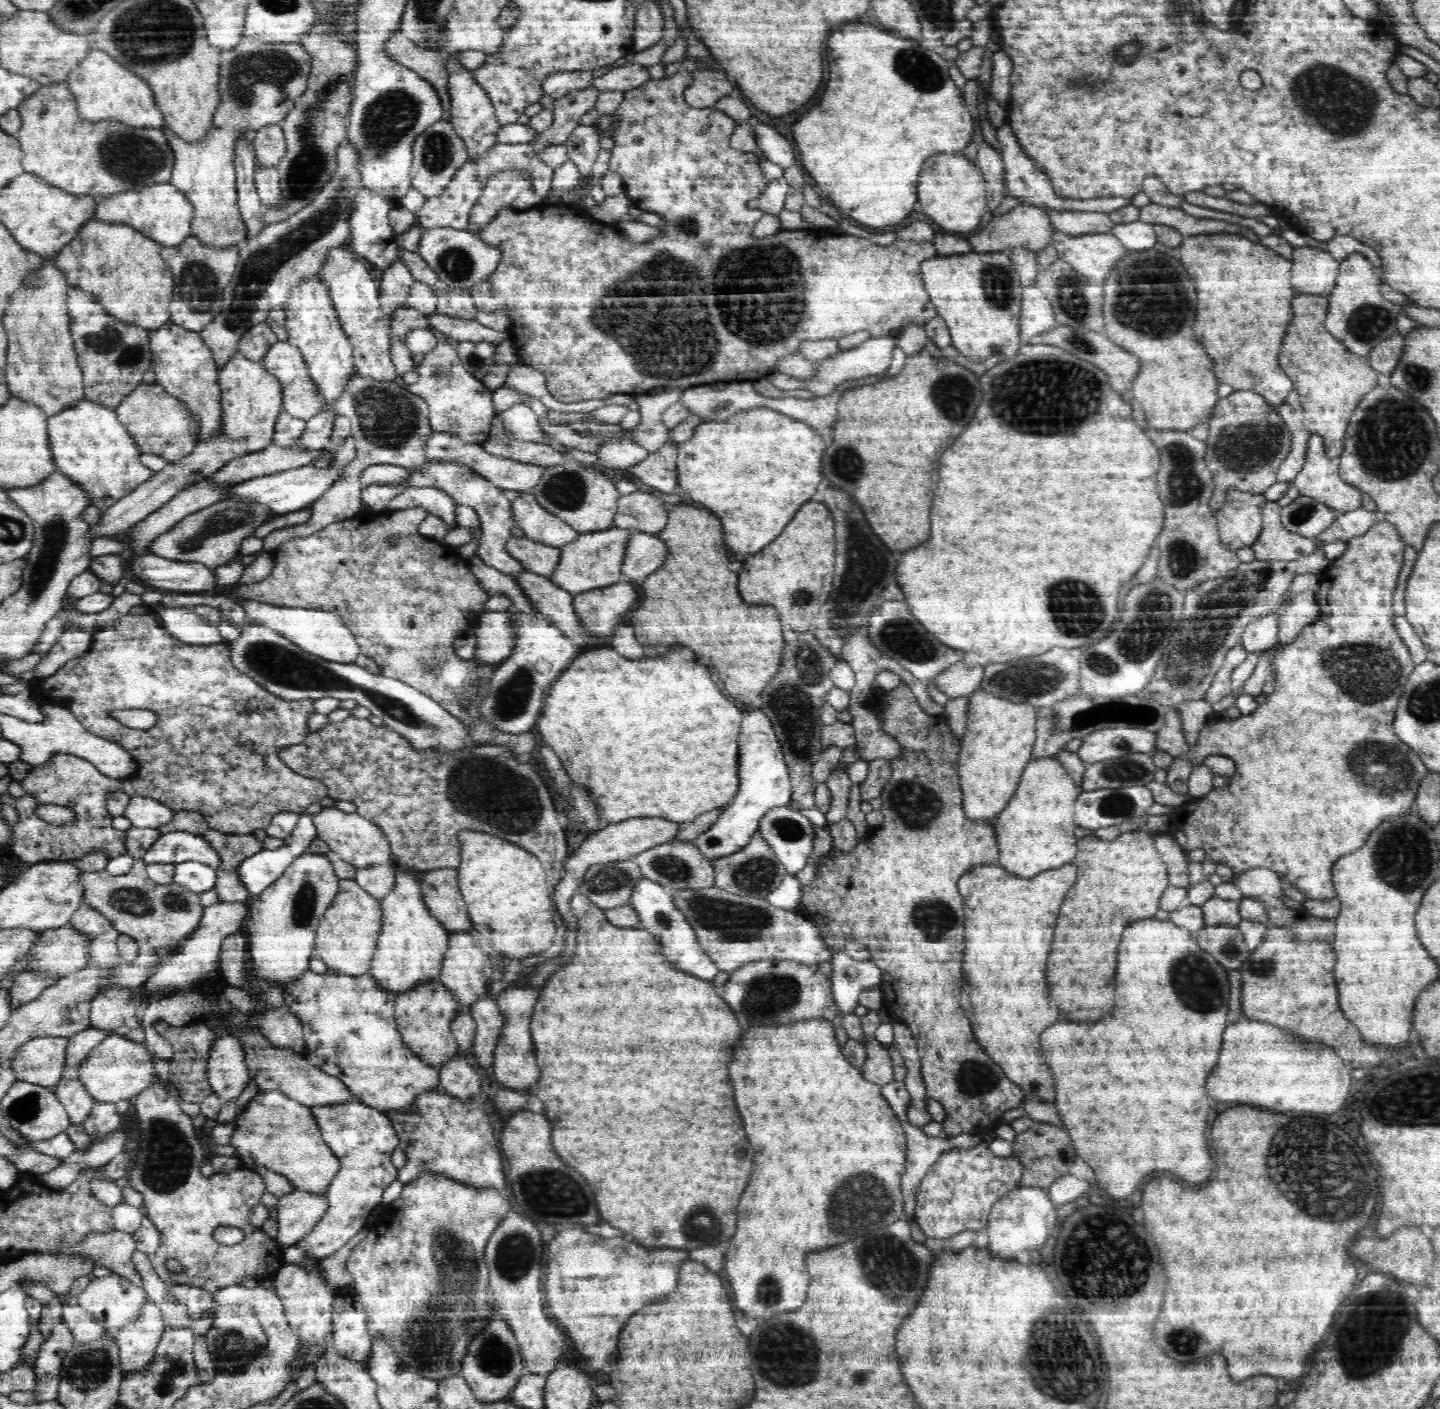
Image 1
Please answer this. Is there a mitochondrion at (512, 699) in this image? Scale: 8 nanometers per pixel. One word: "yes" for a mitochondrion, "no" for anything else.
yes

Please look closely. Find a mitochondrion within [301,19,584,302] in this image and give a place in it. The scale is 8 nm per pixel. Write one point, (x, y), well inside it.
(384, 124)

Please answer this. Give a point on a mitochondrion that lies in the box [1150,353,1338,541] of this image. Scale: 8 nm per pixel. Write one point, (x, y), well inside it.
(1244, 447)

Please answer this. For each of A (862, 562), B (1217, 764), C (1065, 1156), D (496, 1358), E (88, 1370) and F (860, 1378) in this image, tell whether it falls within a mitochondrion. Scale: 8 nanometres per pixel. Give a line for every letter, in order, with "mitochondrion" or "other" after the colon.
A: mitochondrion
B: other
C: other
D: mitochondrion
E: mitochondrion
F: other

